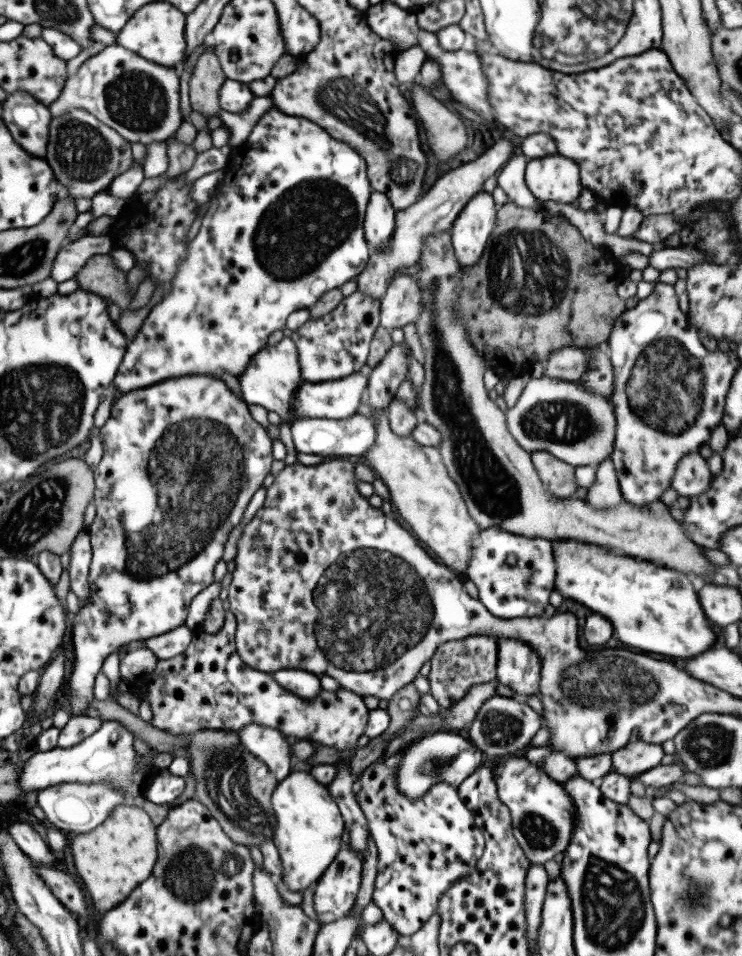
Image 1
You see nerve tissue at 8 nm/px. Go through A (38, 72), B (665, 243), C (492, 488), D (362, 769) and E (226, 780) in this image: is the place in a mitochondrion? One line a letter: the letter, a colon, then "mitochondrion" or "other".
A: other
B: other
C: mitochondrion
D: other
E: mitochondrion

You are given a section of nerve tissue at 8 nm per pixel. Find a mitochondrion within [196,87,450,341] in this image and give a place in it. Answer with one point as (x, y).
(290, 244)

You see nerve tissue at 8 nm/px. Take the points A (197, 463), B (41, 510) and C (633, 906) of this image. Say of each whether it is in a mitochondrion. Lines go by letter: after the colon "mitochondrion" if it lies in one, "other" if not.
A: mitochondrion
B: mitochondrion
C: mitochondrion

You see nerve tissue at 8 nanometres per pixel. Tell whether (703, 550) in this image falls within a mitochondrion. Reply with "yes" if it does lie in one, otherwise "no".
no

